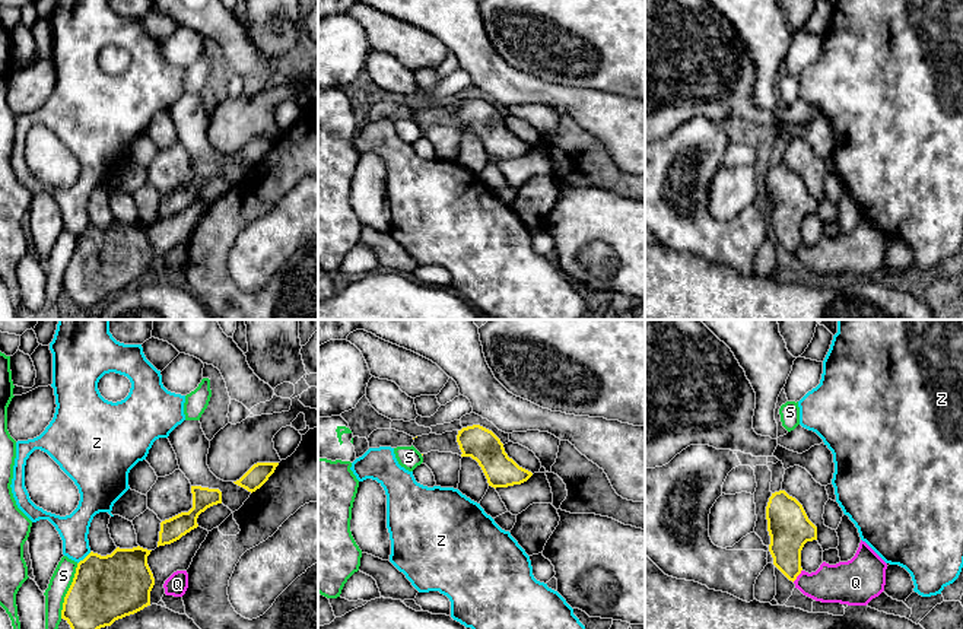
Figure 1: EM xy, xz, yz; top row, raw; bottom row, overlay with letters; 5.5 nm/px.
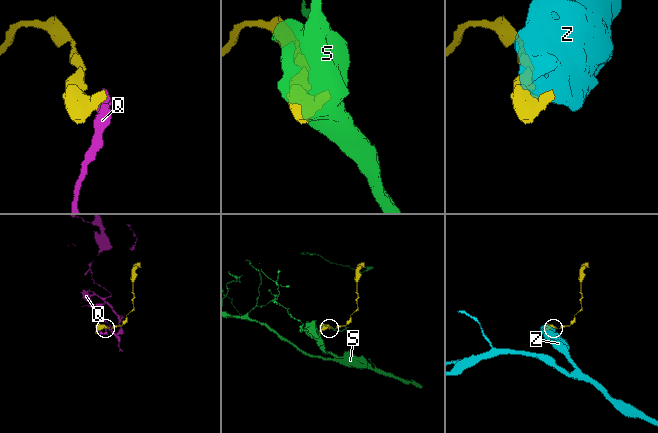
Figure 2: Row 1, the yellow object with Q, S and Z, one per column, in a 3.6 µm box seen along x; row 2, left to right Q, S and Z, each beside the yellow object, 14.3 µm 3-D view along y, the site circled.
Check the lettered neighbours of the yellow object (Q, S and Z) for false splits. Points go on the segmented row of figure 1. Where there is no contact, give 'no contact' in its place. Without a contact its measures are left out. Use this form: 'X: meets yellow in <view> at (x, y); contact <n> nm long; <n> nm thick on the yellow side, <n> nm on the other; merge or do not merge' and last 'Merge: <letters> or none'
Q: meets yellow in yz at (798, 574); contact 90 nm long; 220 nm thick on the yellow side, 220 nm on the other; do not merge
S: meets yellow in xy at (67, 591); contact 320 nm long; 360 nm thick on the yellow side, 120 nm on the other; do not merge
Z: meets yellow in xy at (85, 558); contact 100 nm long; 360 nm thick on the yellow side, 170 nm on the other; do not merge
Merge: none

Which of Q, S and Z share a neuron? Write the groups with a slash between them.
Q / S / Z

